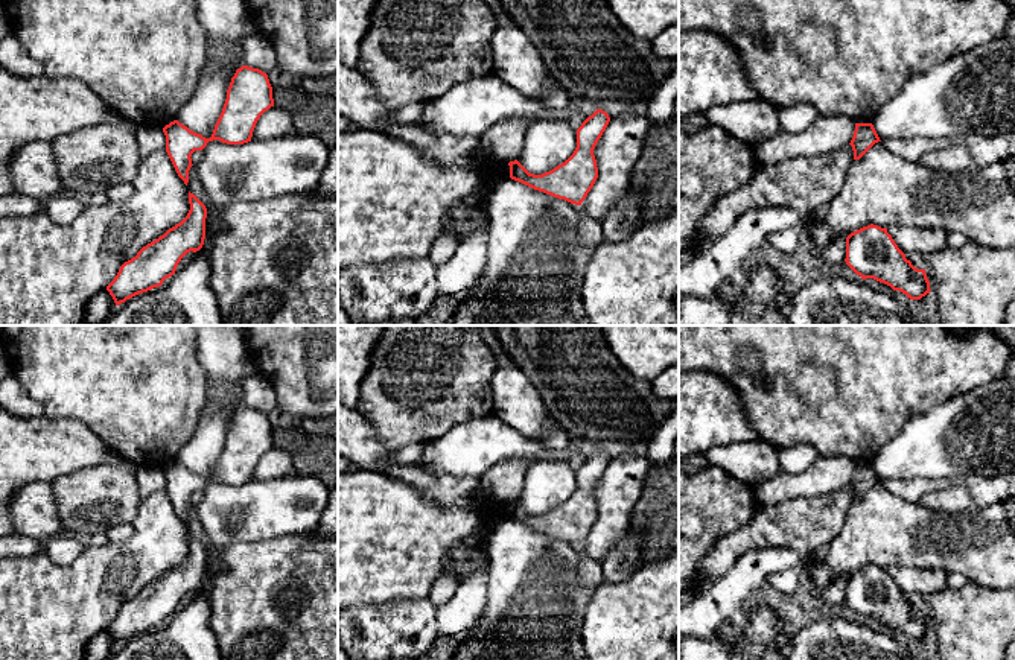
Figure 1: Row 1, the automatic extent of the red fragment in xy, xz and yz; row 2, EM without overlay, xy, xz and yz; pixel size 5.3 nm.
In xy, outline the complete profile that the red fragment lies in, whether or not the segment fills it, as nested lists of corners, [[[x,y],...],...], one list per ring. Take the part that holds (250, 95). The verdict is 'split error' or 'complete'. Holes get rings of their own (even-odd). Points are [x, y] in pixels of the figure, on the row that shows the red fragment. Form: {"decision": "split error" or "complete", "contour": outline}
{"decision": "complete", "contour": [[[242,65],[231,78],[222,113],[210,138],[190,131],[178,120],[166,125],[163,128],[166,152],[184,184],[189,182],[189,170],[193,166],[190,157],[195,151],[202,151],[213,140],[227,144],[251,141],[257,120],[271,106],[274,106],[274,99],[268,75]]]}

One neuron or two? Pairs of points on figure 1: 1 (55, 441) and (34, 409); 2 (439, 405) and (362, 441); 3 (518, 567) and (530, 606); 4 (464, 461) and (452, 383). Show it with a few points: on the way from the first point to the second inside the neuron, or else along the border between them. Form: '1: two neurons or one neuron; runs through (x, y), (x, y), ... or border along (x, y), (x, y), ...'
1: two neurons; border along (43, 414), (37, 417), (15, 417)
2: two neurons; border along (355, 408), (372, 426), (376, 437), (393, 450)
3: one neuron; runs through (527, 577), (530, 580), (530, 596)
4: two neurons; border along (492, 414), (458, 422), (428, 441)

